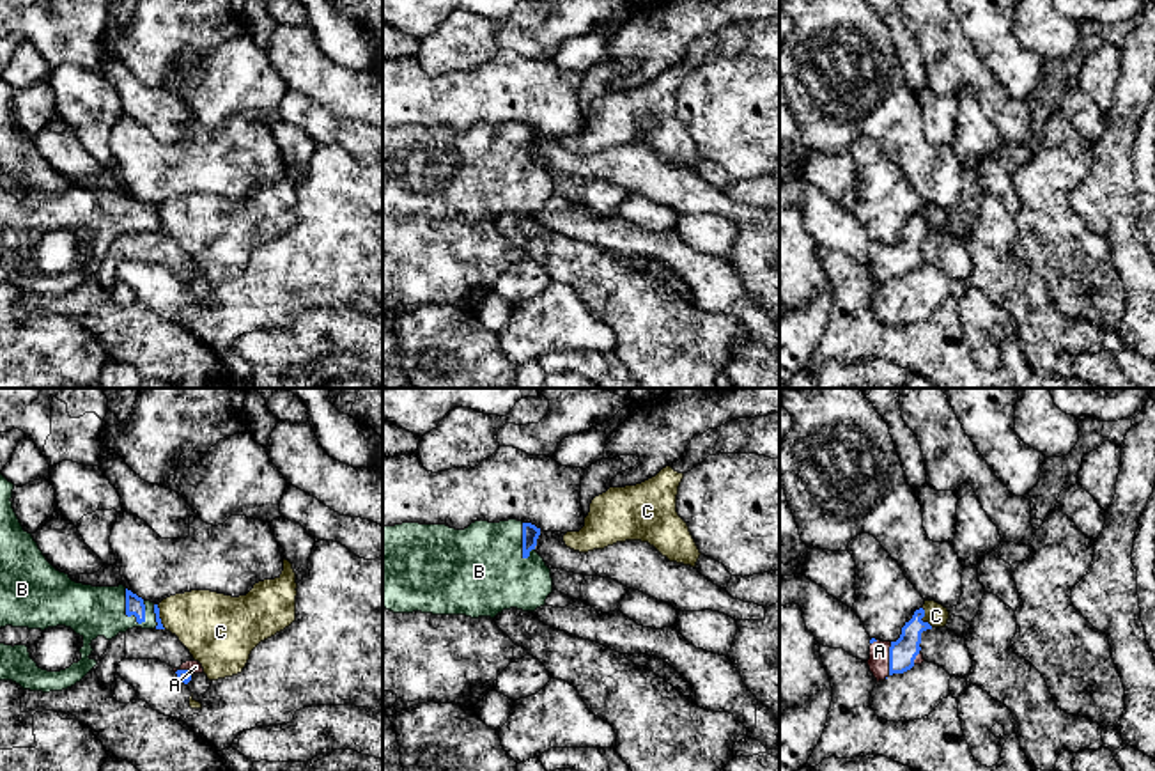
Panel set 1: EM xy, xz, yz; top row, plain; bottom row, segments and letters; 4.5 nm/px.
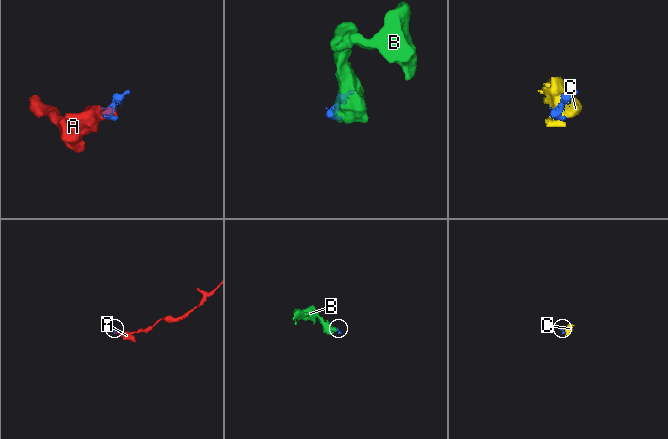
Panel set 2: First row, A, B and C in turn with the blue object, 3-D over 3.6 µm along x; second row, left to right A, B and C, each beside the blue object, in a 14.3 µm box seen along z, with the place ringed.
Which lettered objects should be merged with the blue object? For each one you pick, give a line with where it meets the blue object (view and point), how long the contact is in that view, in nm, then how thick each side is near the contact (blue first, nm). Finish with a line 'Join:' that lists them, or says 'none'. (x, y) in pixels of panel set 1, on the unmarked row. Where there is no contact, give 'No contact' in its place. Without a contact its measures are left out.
A: Touches blue at yz (890, 263). Shared border 170 nm. Thickness 130 nm (blue) against 100 nm
B: Touches blue at xy (126, 215). Shared border 180 nm. Thickness 80 nm (blue) against 240 nm
Join: A, B

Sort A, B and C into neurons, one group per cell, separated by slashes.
A B / C

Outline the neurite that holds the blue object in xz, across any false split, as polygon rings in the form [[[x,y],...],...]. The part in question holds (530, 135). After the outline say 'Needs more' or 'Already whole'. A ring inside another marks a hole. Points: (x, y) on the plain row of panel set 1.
[[[480,122],[464,133],[420,126],[383,129],[383,211],[471,222],[494,222],[510,211],[535,214],[553,195],[551,172],[535,154],[539,138],[540,131],[517,122]]]. Needs more

